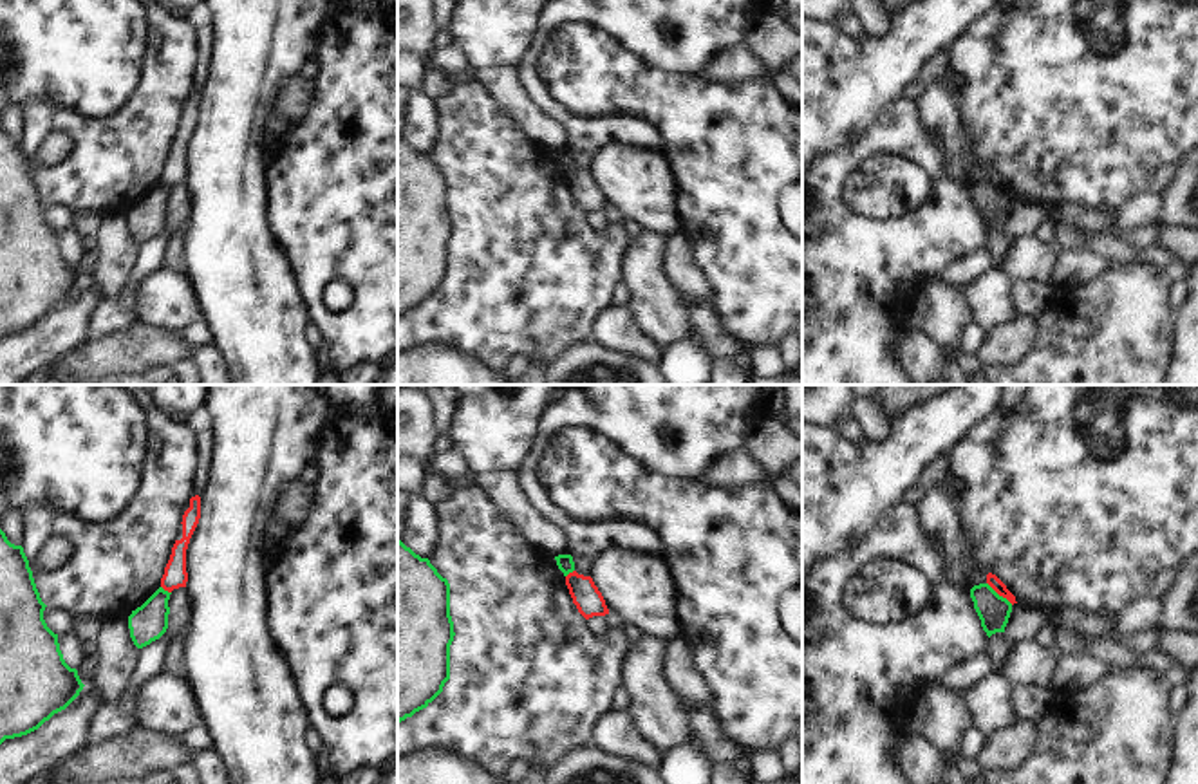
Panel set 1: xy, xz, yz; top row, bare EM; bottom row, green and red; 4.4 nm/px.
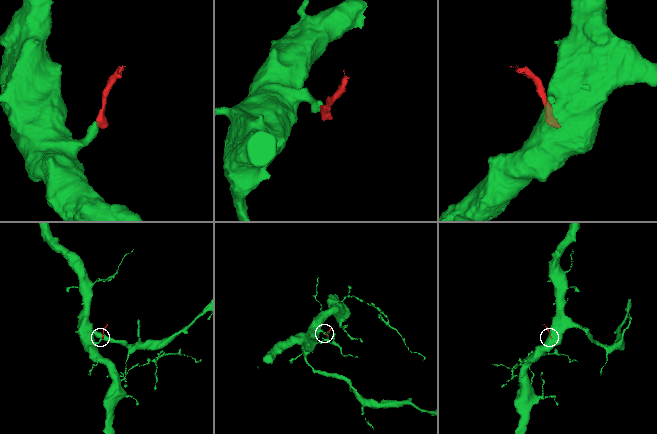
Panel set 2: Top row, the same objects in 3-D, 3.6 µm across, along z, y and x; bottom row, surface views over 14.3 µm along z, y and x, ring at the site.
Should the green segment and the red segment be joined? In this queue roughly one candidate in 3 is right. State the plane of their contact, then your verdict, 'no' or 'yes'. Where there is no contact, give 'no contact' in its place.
yz | no

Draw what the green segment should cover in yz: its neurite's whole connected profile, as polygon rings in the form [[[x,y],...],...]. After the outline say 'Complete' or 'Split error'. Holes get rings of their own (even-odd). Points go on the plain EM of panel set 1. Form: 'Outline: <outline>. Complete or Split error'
Outline: [[[988,179],[974,181],[970,184],[970,193],[987,231],[990,233],[996,228],[1005,228],[1012,199],[999,191]]]. Complete.

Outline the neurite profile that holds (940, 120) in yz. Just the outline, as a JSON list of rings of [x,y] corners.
[[[940,79],[931,81],[916,99],[920,126],[932,141],[947,177],[959,184],[972,184],[965,166],[961,110],[947,94]]]

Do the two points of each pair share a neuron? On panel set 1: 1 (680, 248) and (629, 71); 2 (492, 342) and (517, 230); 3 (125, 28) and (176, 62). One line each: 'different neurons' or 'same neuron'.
1: different neurons
2: same neuron
3: different neurons

